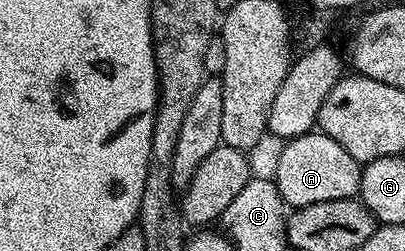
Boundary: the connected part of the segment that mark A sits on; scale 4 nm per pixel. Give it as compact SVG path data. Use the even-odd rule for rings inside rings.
M312 130L296 136L282 145L283 153L275 164L273 179L284 205L292 209L304 208L313 202L329 202L352 198L359 191L361 165L333 138L324 132Z

